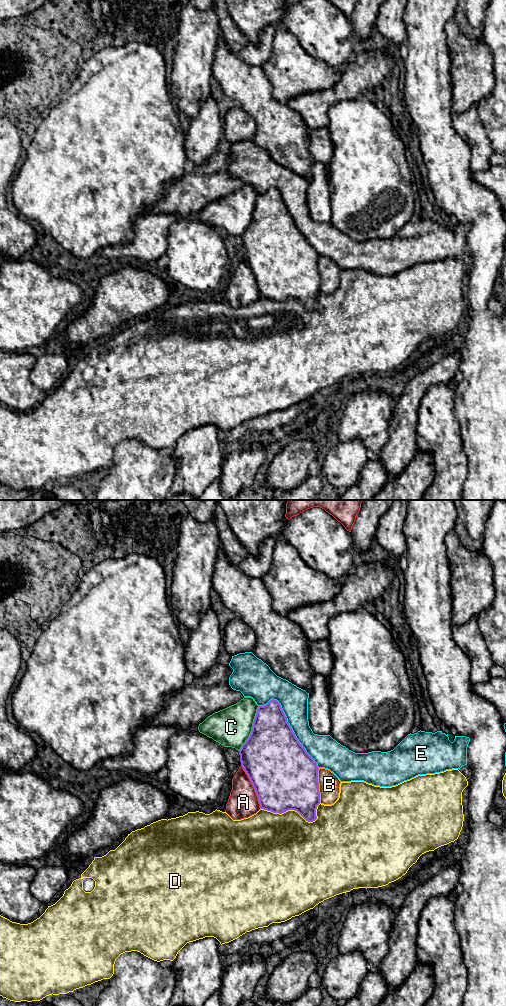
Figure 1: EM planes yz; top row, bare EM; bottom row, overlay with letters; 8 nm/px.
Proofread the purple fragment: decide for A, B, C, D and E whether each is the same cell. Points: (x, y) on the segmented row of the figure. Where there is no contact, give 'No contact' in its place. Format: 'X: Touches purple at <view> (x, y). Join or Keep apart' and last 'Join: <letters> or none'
A: Touches purple at yz (253, 786). Keep apart
B: Touches purple at yz (318, 785). Keep apart
C: Touches purple at yz (252, 728). Join
D: Touches purple at yz (296, 810). Keep apart
E: Touches purple at yz (290, 726). Keep apart
Join: C

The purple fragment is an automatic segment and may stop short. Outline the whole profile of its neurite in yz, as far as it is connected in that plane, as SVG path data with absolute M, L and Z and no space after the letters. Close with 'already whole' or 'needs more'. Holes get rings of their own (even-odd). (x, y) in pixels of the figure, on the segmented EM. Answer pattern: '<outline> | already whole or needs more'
M244 697L236 704L208 716L199 724L198 730L222 746L239 751L241 766L255 789L261 809L279 814L295 810L308 822L317 819L316 809L320 804L319 768L296 738L277 700L272 699L266 705L258 706L253 698Z | needs more

